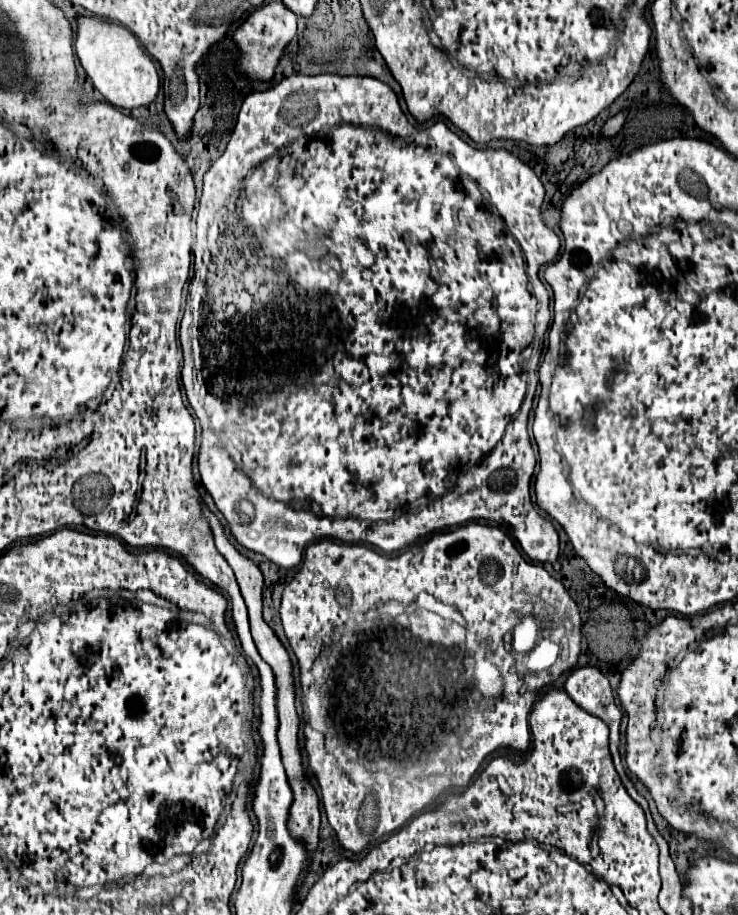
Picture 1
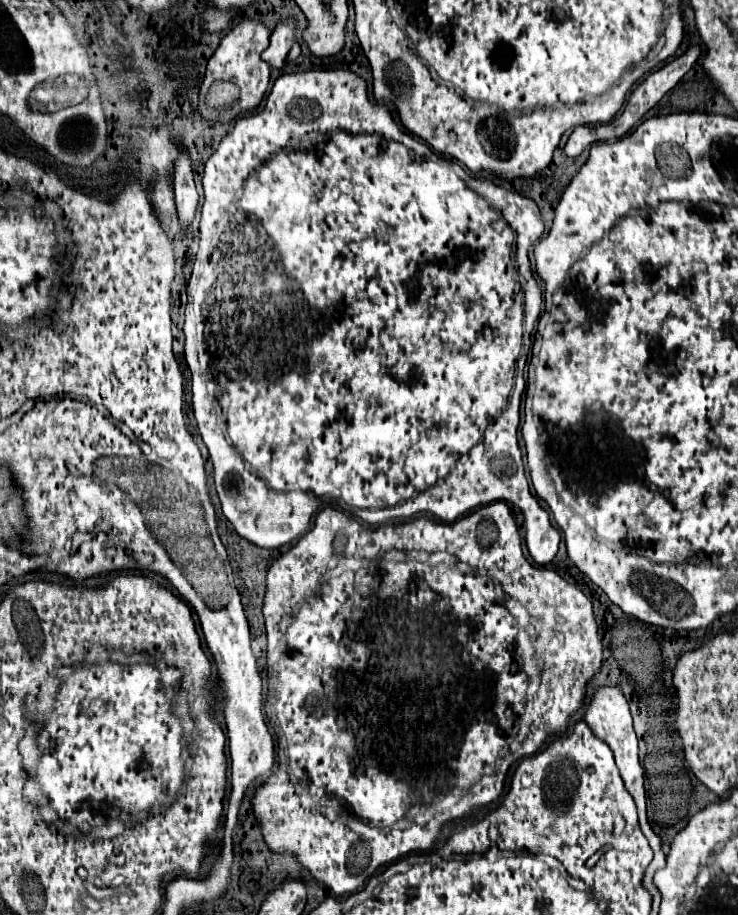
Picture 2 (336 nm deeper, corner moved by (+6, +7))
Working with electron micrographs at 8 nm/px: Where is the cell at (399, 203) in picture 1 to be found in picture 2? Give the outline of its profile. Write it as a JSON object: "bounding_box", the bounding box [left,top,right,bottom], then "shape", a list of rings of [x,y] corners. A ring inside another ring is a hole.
{"bounding_box":[186,69,560,564],"shape":[[[316,69],[280,76],[274,82],[266,106],[254,116],[240,118],[234,124],[234,130],[220,142],[218,150],[206,162],[202,184],[206,196],[204,202],[222,202],[226,196],[234,196],[240,184],[244,184],[232,208],[230,248],[248,248],[250,242],[258,240],[258,230],[252,226],[264,226],[268,240],[272,240],[272,252],[276,252],[272,276],[256,280],[244,296],[240,296],[240,292],[224,292],[224,296],[212,296],[212,300],[208,300],[204,288],[188,288],[186,320],[196,324],[196,332],[192,332],[192,348],[204,352],[204,356],[188,356],[186,360],[192,374],[192,408],[199,434],[214,464],[214,480],[222,512],[232,522],[234,530],[260,548],[280,548],[308,530],[310,518],[324,496],[336,496],[348,506],[368,510],[358,512],[358,518],[368,524],[382,524],[392,518],[406,520],[416,514],[432,514],[440,520],[452,522],[476,506],[504,500],[518,506],[524,514],[530,556],[536,564],[550,564],[560,546],[560,530],[552,526],[548,512],[540,508],[531,493],[518,446],[518,406],[526,389],[524,369],[533,343],[533,330],[542,314],[542,292],[532,278],[528,259],[528,250],[544,234],[538,206],[530,198],[522,198],[518,192],[470,176],[456,162],[438,156],[424,142],[406,134],[392,120],[384,104],[368,98],[366,82],[346,69]],[[470,182],[484,182],[484,198]],[[234,226],[242,226],[242,242],[246,244],[236,242],[236,234],[232,234]],[[528,288],[532,288],[532,308],[528,307]]]}

